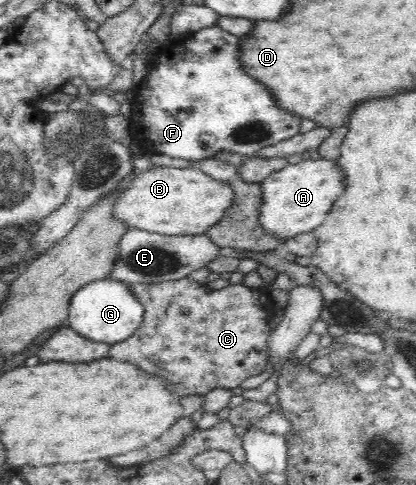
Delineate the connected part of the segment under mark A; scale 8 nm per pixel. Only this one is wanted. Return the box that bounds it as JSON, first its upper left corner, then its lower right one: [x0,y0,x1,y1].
[259,159,346,240]

